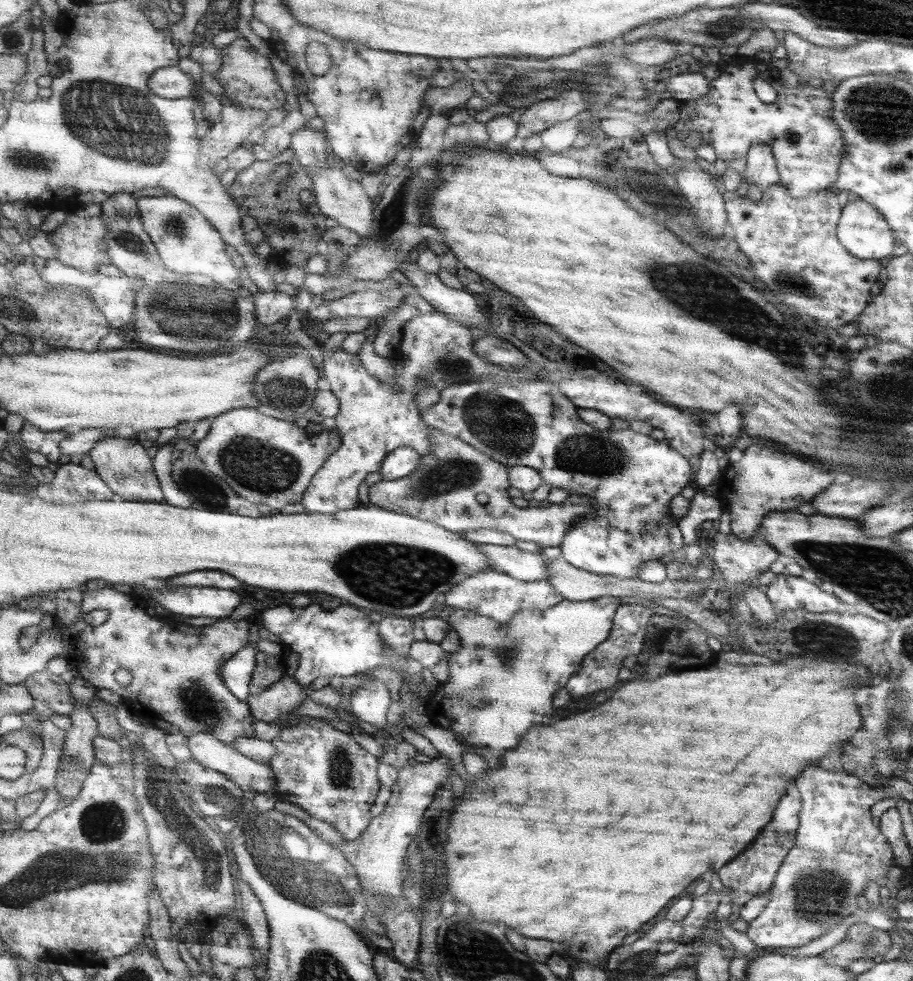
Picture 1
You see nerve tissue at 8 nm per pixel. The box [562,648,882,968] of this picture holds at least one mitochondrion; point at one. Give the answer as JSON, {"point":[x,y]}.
{"point":[821,892]}

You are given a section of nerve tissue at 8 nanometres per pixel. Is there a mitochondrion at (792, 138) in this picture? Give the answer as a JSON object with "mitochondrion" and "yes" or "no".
{"mitochondrion":"no"}

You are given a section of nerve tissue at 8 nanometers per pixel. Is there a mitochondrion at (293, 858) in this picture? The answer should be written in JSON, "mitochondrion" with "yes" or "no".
{"mitochondrion":"yes"}

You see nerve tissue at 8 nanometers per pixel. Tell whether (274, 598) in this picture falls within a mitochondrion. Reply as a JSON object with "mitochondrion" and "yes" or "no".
{"mitochondrion":"no"}

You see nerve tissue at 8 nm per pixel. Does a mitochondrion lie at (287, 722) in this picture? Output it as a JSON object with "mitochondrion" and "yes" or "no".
{"mitochondrion":"no"}

